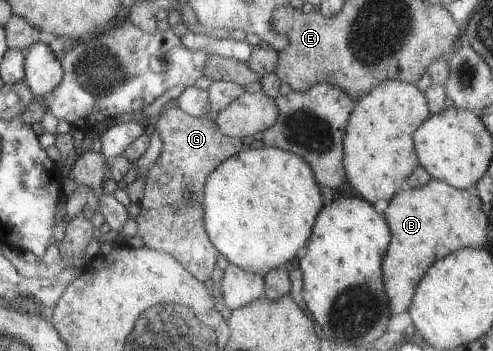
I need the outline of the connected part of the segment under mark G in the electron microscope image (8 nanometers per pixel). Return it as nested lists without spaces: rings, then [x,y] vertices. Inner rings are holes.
[[[170,104],[156,116],[149,124],[149,131],[155,131],[161,139],[161,148],[157,160],[144,178],[143,190],[139,199],[139,212],[134,218],[138,229],[136,234],[148,249],[170,254],[189,274],[203,282],[210,276],[218,255],[204,231],[201,208],[201,190],[205,179],[212,170],[231,155],[243,149],[240,139],[225,136],[212,120],[205,117],[192,117],[181,112],[179,108]]]

